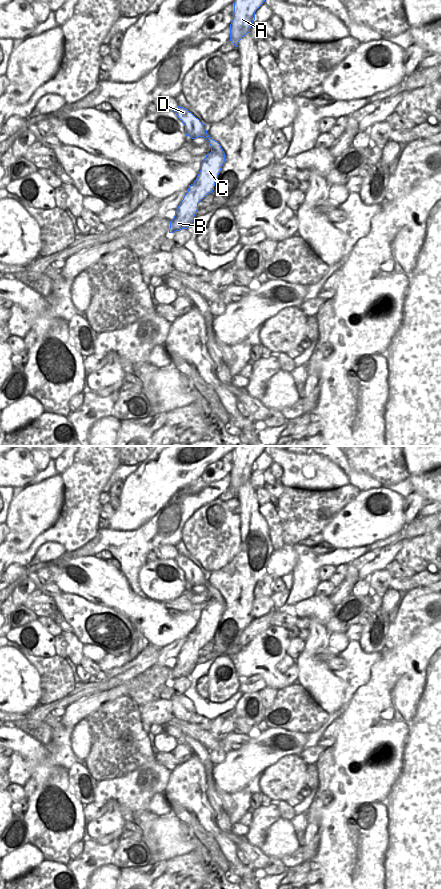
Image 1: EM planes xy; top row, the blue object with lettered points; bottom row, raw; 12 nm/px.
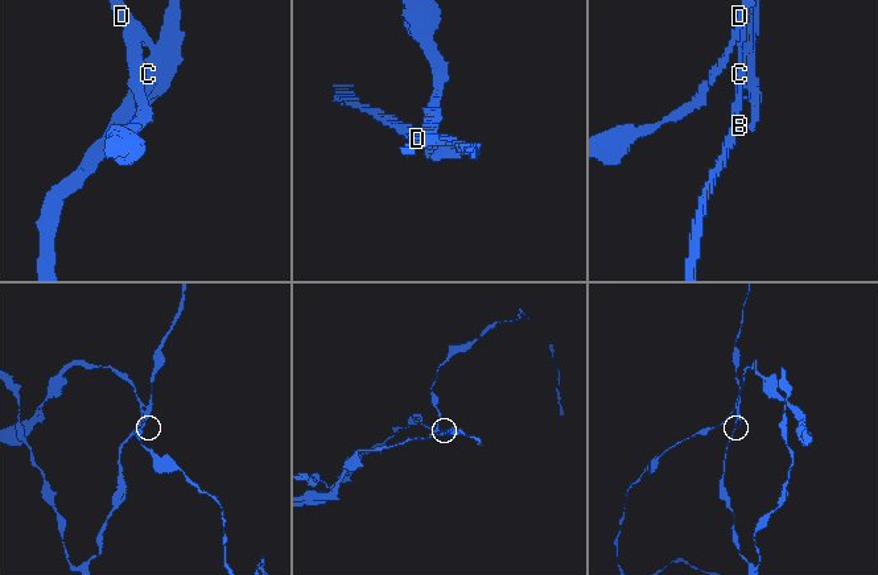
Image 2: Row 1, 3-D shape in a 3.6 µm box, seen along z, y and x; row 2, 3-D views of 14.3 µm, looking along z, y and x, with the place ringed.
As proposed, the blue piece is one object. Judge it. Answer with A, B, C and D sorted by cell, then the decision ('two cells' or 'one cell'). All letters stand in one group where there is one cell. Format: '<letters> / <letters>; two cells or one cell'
A B C / D; two cells

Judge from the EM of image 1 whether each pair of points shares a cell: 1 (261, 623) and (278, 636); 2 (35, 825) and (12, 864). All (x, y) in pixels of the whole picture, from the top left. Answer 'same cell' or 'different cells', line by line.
1: different cells
2: different cells

